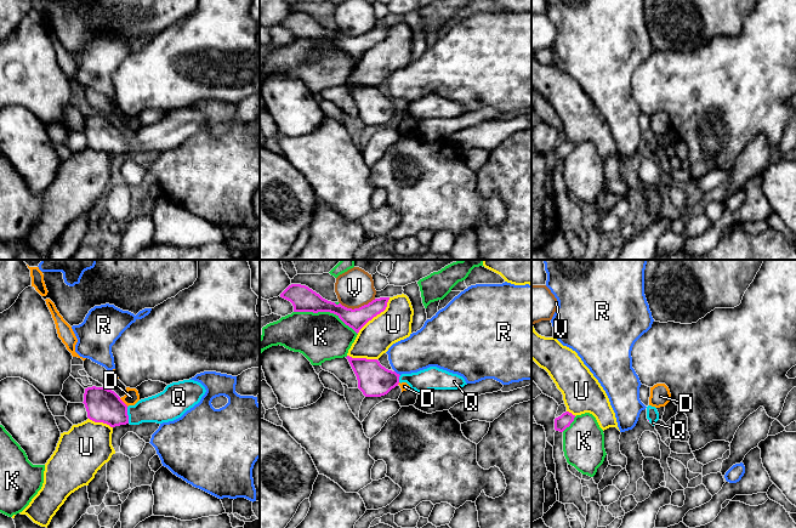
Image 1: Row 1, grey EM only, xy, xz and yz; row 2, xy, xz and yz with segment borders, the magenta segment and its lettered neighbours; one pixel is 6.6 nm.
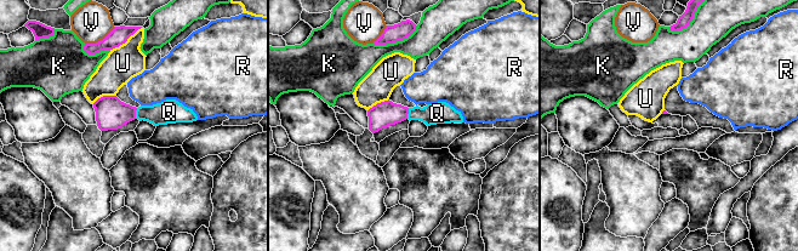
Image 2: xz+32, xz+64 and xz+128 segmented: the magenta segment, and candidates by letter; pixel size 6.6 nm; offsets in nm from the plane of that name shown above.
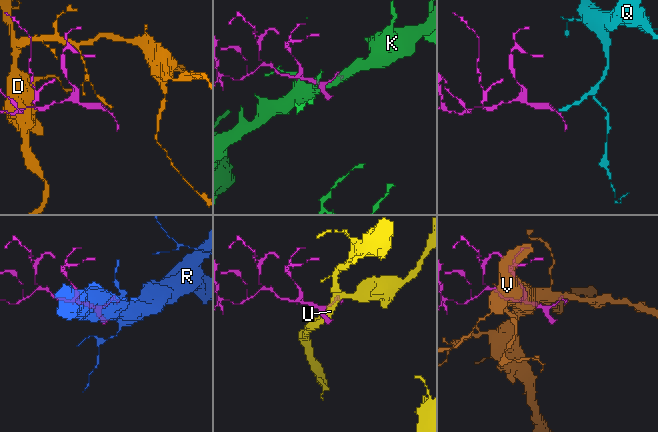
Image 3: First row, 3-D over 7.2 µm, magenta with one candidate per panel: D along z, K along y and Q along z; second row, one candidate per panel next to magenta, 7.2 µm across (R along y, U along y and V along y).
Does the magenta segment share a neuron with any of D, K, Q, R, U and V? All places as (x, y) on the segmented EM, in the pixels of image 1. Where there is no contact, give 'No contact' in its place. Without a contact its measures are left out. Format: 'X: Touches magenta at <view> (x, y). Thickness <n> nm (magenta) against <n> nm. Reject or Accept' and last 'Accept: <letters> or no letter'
D: Touches magenta at xy (123, 402). Thickness 220 nm (magenta) against 90 nm. Reject
K: Touches magenta at xz (325, 311). Thickness 160 nm (magenta) against 320 nm. Reject
Q: Touches magenta at xy (128, 415). Thickness 220 nm (magenta) against 200 nm. Accept
R: Touches magenta at xz (396, 373). Thickness 220 nm (magenta) against 260 nm. Reject
U: Touches magenta at xz (376, 314). Thickness 140 nm (magenta) against 220 nm. Reject
V: Touches magenta at xz (357, 308). Thickness 140 nm (magenta) against 260 nm. Reject
Accept: Q

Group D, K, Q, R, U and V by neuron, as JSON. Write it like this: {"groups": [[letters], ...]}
{"groups": [["D"], ["K"], ["Q"], ["R"], ["U"], ["V"]]}

